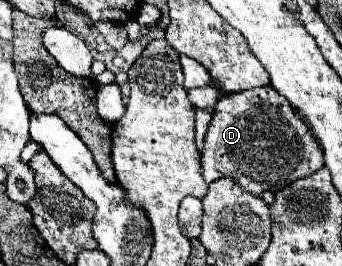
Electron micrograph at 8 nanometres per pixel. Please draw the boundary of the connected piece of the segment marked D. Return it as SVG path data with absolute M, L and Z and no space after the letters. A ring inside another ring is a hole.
M272 86L226 94L218 100L202 150L206 182L232 178L246 192L260 196L264 190L278 192L322 166L324 158L320 144L310 134L306 122L290 108L290 102L274 92Z

